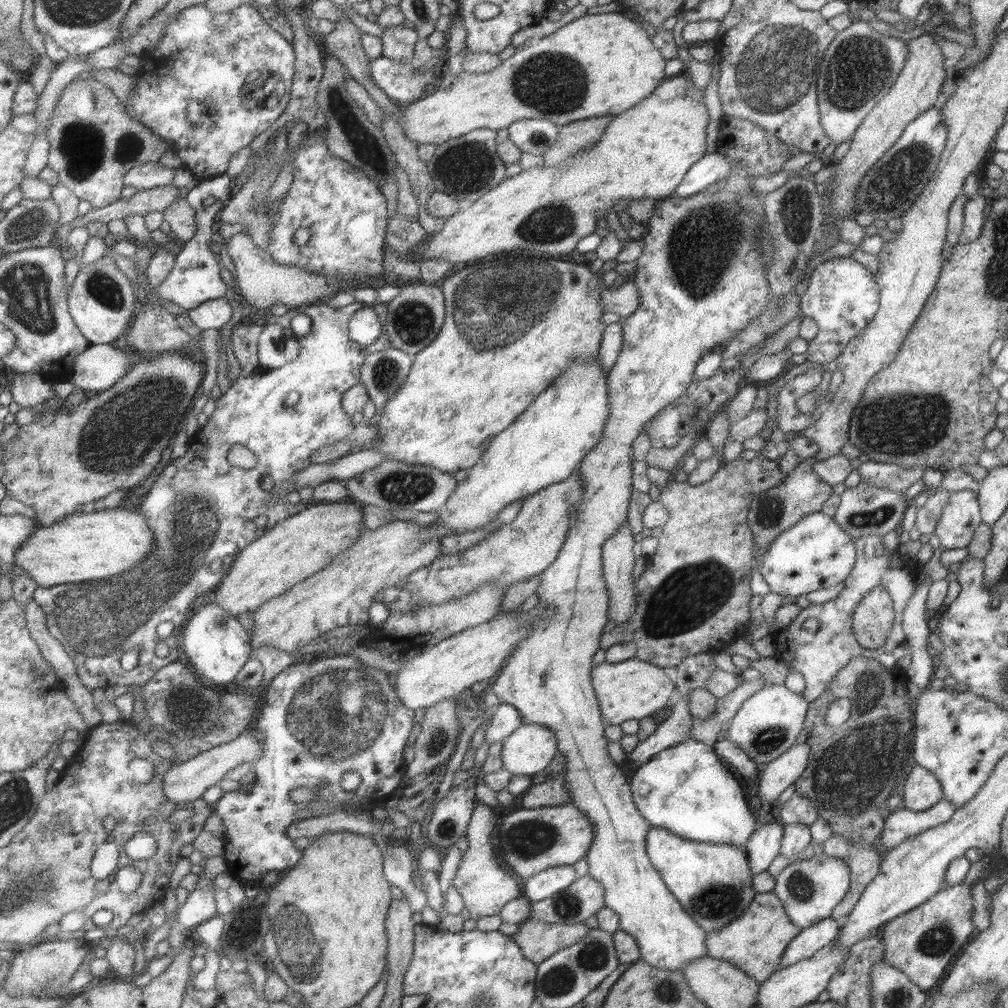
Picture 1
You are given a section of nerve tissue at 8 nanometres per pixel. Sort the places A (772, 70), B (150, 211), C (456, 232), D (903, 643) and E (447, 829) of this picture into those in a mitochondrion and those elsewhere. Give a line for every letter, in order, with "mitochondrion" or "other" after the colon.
A: mitochondrion
B: other
C: other
D: other
E: mitochondrion

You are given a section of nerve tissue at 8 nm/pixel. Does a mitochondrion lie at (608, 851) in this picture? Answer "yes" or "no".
no

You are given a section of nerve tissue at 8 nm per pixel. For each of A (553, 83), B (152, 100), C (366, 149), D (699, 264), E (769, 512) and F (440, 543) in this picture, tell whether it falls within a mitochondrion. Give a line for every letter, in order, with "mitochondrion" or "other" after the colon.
A: mitochondrion
B: other
C: mitochondrion
D: mitochondrion
E: mitochondrion
F: other

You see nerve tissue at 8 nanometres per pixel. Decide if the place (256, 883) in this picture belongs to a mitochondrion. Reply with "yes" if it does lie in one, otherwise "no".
no

